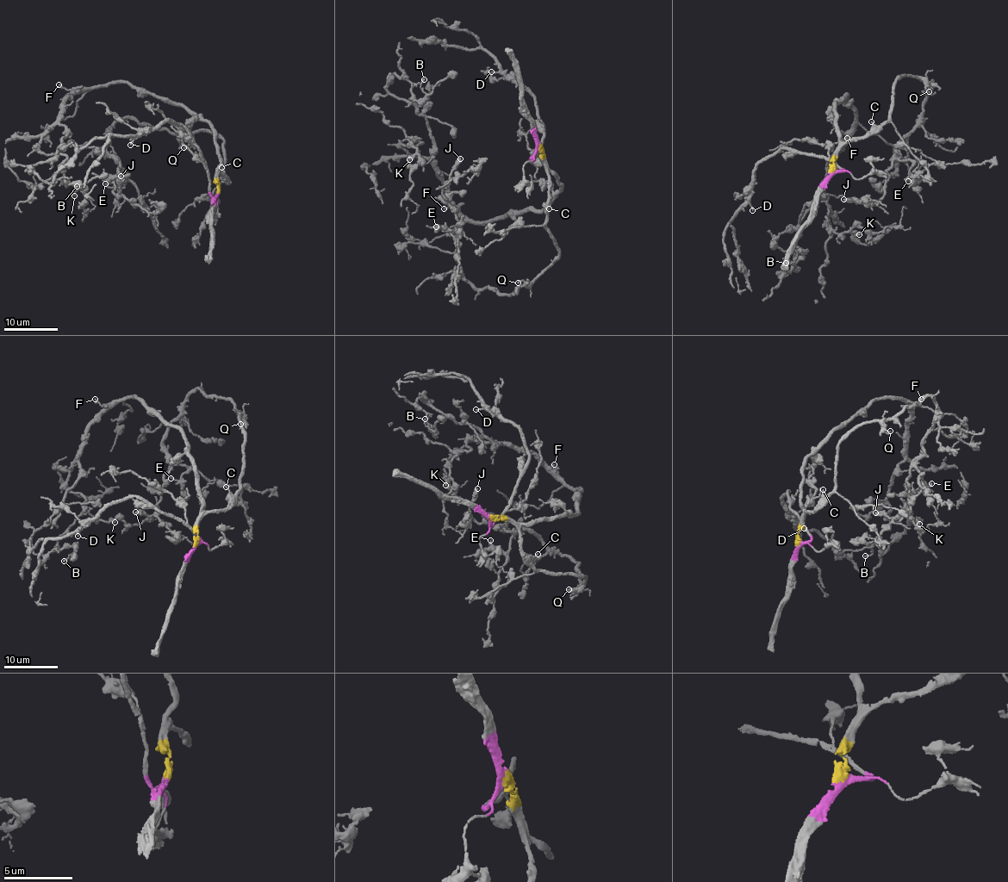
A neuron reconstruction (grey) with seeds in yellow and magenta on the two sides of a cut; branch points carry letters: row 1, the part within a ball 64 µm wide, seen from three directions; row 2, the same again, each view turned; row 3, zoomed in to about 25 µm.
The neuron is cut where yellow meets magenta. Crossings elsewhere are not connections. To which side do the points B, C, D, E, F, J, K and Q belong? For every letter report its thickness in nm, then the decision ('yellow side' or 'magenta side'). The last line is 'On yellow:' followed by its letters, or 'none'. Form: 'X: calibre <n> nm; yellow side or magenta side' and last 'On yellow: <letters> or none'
B: calibre 170 nm; yellow side
C: calibre 90 nm; yellow side
D: calibre 140 nm; magenta side
E: calibre 140 nm; yellow side
F: calibre 180 nm; yellow side
J: calibre 400 nm; yellow side
K: calibre 400 nm; yellow side
Q: calibre 140 nm; yellow side
On yellow: B, C, E, F, J, K, Q

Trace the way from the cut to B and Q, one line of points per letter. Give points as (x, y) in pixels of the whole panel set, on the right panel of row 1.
B: (831, 171), (835, 105), (846, 96), (857, 115), (820, 197), (804, 214), (781, 277), (801, 252), (785, 263)
Q: (831, 171), (833, 154), (843, 145), (861, 139), (891, 117), (895, 80), (903, 76), (915, 77), (929, 91)

